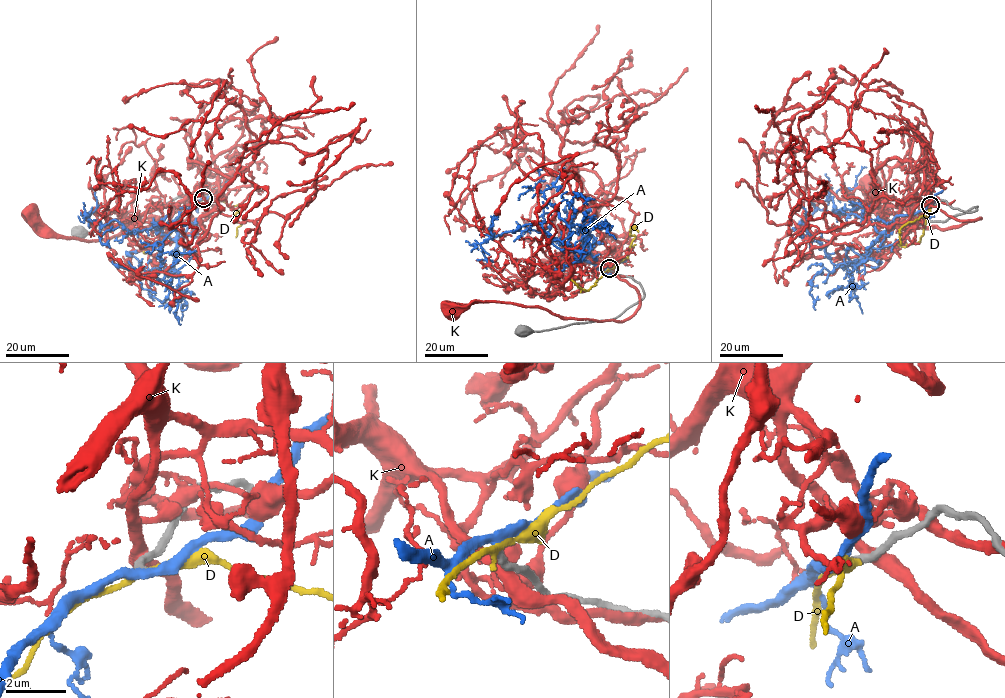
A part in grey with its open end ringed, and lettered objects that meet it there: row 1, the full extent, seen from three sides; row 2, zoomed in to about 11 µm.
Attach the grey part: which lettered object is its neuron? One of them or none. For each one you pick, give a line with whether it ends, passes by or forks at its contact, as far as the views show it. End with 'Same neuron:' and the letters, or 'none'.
A: it passes by
Same neuron: A

